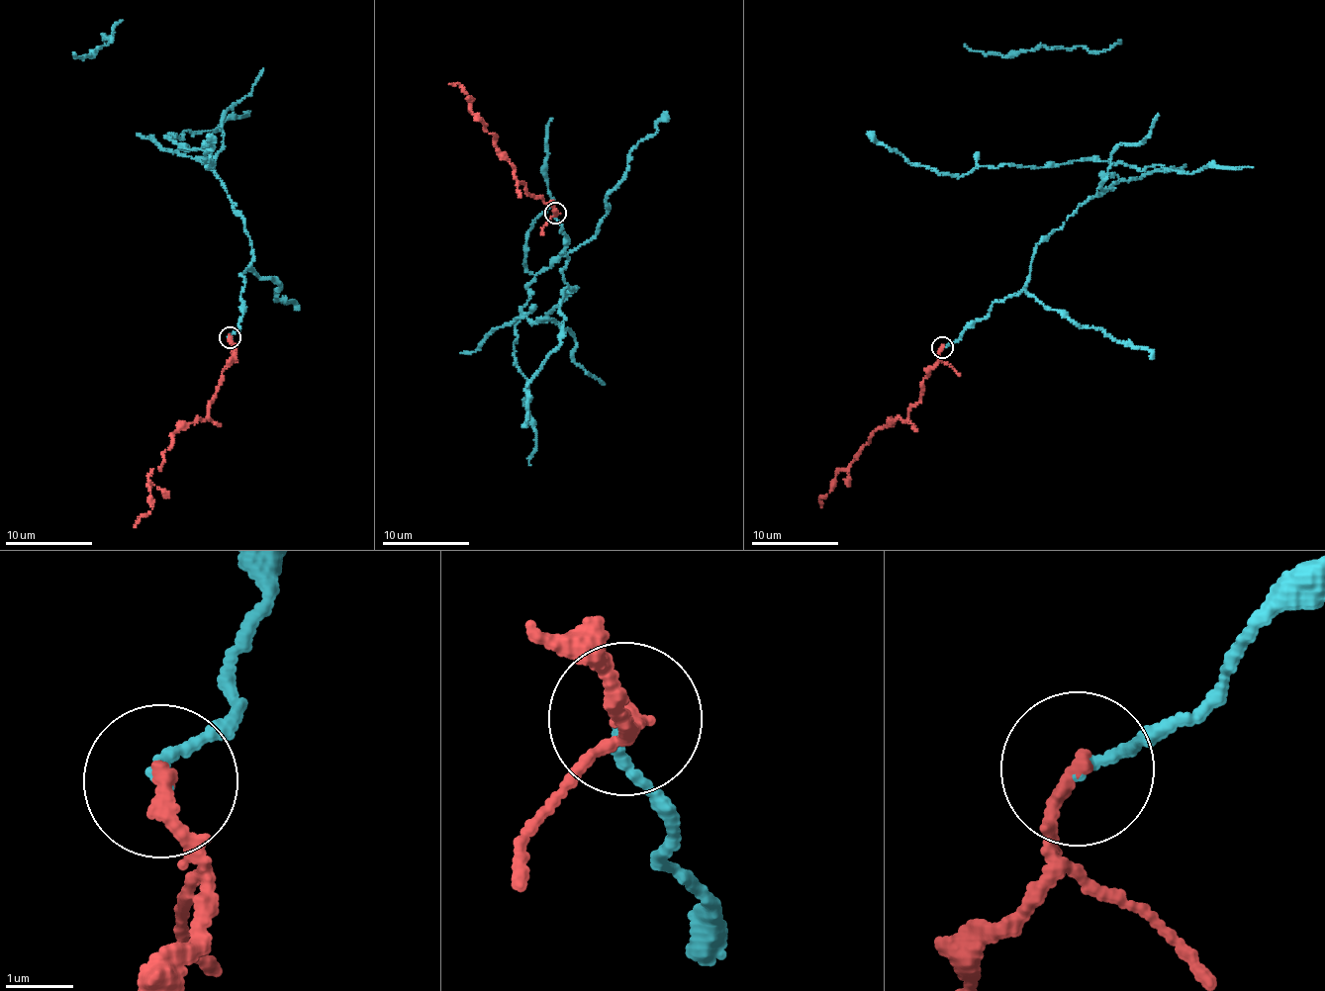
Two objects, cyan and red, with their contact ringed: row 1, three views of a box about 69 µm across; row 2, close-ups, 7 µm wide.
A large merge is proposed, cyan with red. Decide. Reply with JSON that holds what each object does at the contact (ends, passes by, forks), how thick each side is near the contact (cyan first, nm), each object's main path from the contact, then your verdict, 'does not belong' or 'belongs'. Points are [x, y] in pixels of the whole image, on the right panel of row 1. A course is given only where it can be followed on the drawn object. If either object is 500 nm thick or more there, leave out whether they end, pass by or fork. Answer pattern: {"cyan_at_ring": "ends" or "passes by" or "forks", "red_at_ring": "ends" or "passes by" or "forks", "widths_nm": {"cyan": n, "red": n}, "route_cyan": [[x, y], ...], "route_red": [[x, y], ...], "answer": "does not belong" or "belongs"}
{"cyan_at_ring": "ends", "red_at_ring": "ends", "widths_nm": {"cyan": 160, "red": 240}, "route_cyan": [[941, 346], [1016, 295], [1037, 243], [1117, 181], [1115, 165], [1090, 157], [952, 176], [867, 132]], "route_red": [[941, 346], [905, 420], [896, 417], [880, 427], [835, 475], [835, 486], [819, 499], [822, 507]], "answer": "belongs"}

